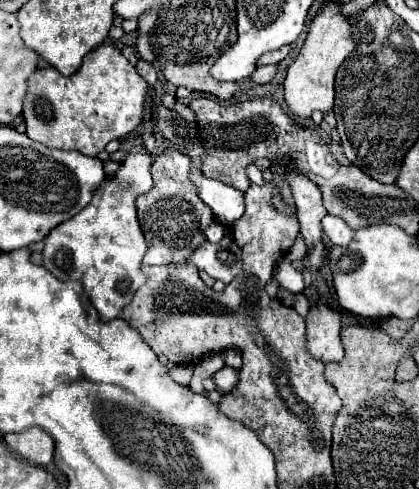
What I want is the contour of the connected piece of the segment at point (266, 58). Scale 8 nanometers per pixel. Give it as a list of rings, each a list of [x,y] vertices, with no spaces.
[[[282,46],[280,50],[276,50],[276,52],[268,52],[268,54],[264,54],[262,58],[258,58],[258,66],[266,66],[266,64],[280,64],[288,54],[290,54],[290,46]]]

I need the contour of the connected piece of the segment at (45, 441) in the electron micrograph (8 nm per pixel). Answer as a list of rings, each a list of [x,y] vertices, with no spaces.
[[[24,430],[24,432],[12,432],[4,434],[4,442],[12,452],[16,452],[20,458],[28,460],[36,466],[48,466],[54,456],[54,442],[44,430]]]

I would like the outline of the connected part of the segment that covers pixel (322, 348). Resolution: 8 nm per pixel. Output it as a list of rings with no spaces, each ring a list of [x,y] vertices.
[[[324,304],[310,308],[306,320],[306,350],[314,360],[324,364],[342,362],[344,348],[340,342],[340,314]]]

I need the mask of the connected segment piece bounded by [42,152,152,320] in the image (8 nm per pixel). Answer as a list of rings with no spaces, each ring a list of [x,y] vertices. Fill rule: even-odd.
[[[132,152],[126,164],[94,190],[92,202],[82,212],[56,226],[56,230],[44,238],[42,266],[58,280],[78,278],[102,320],[120,316],[122,308],[146,282],[140,270],[140,262],[146,254],[146,240],[136,214],[136,198],[152,188],[150,168],[152,158],[148,154]],[[106,184],[108,192],[104,190]]]

